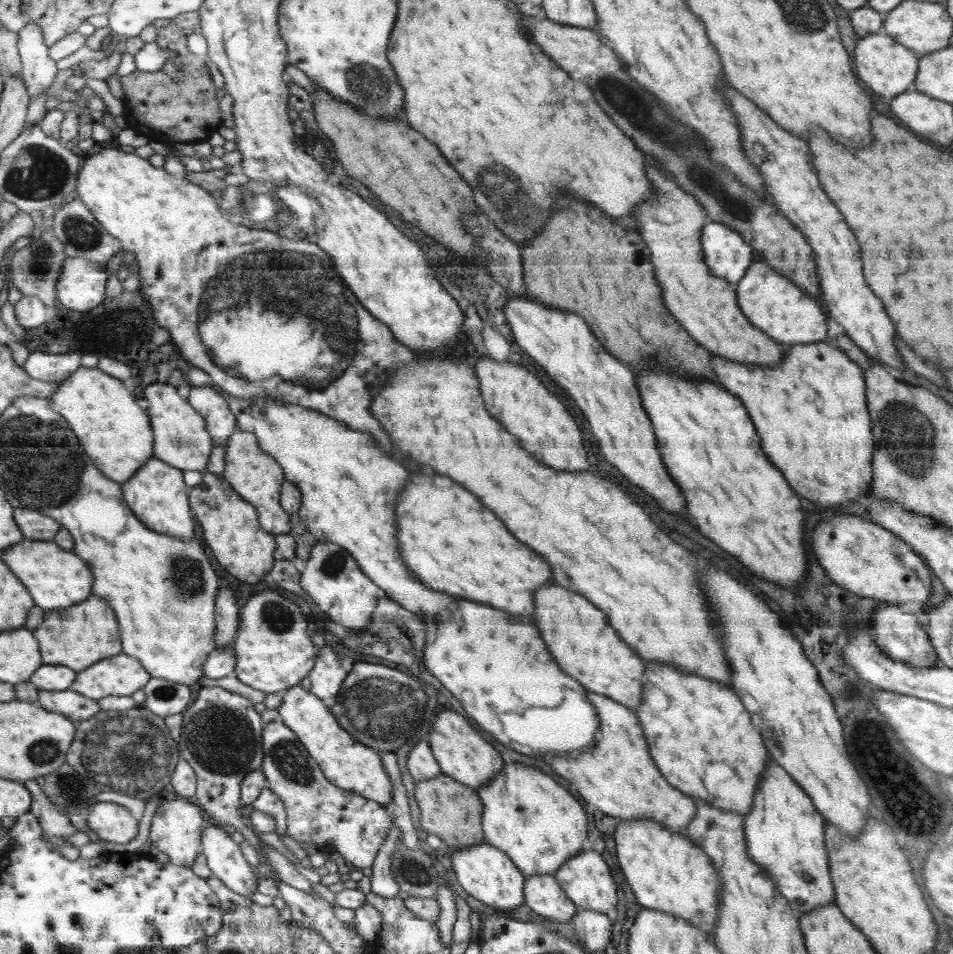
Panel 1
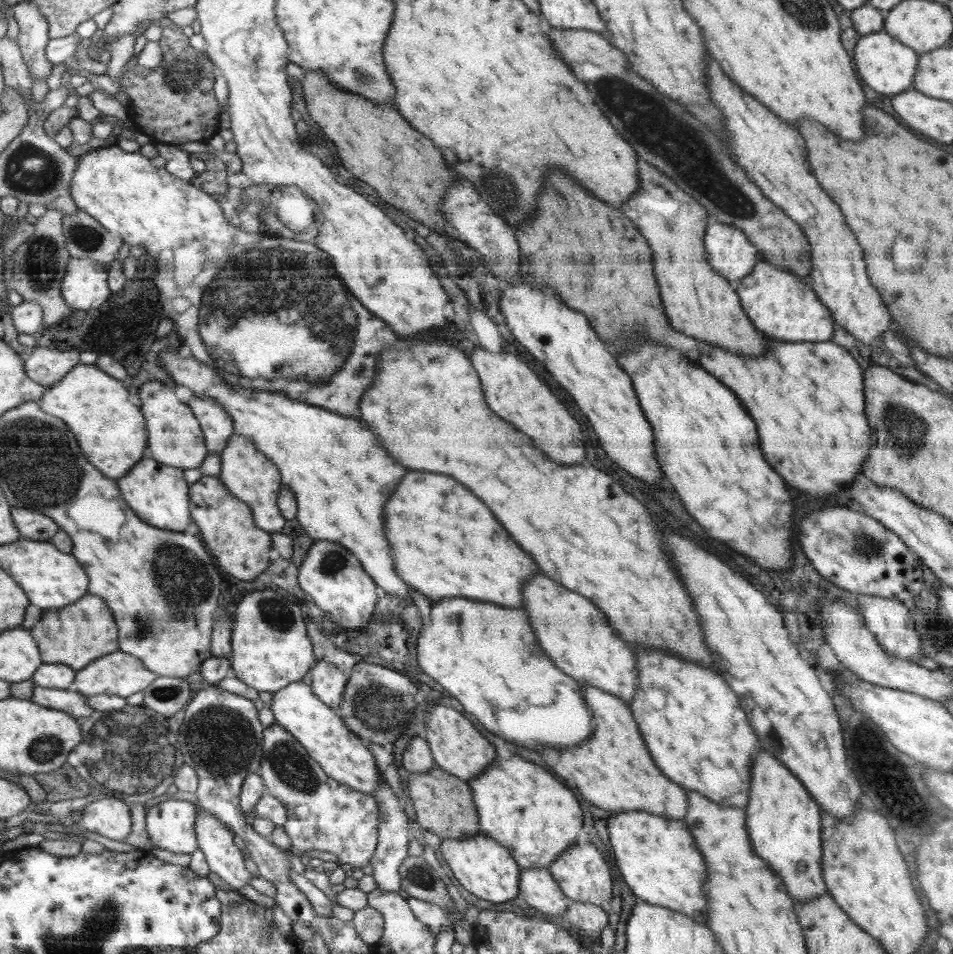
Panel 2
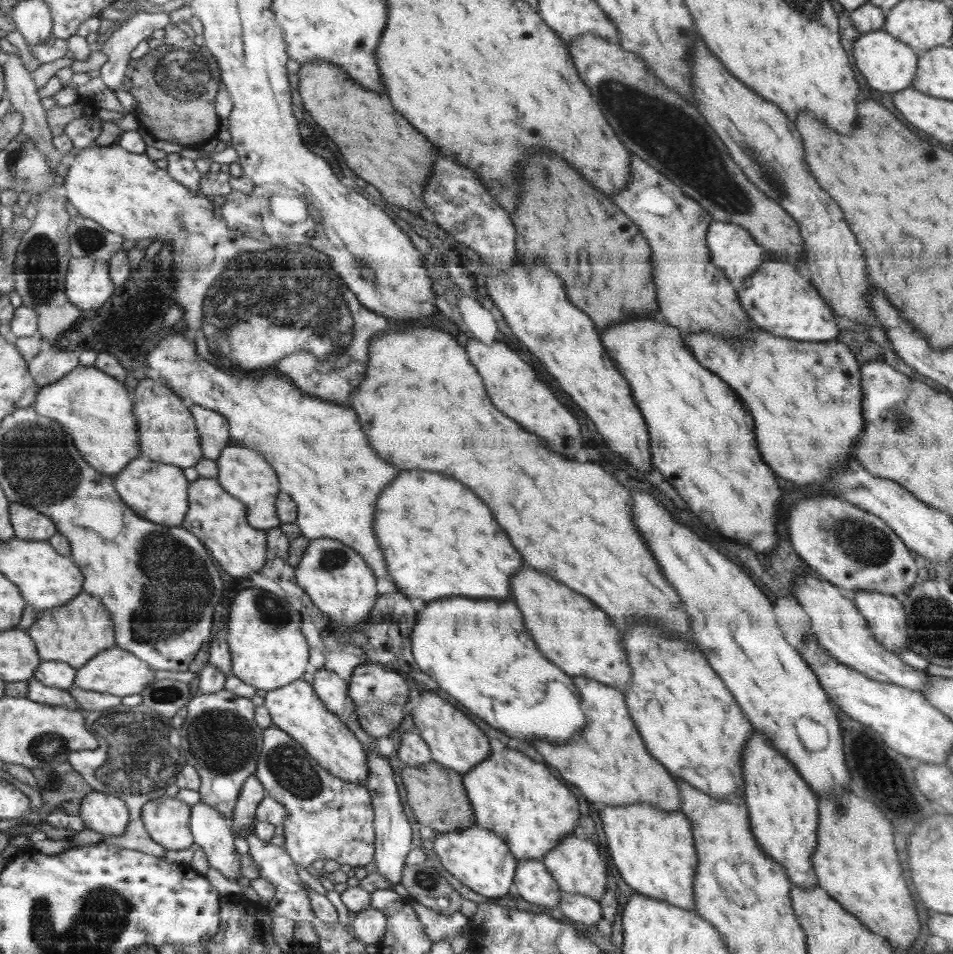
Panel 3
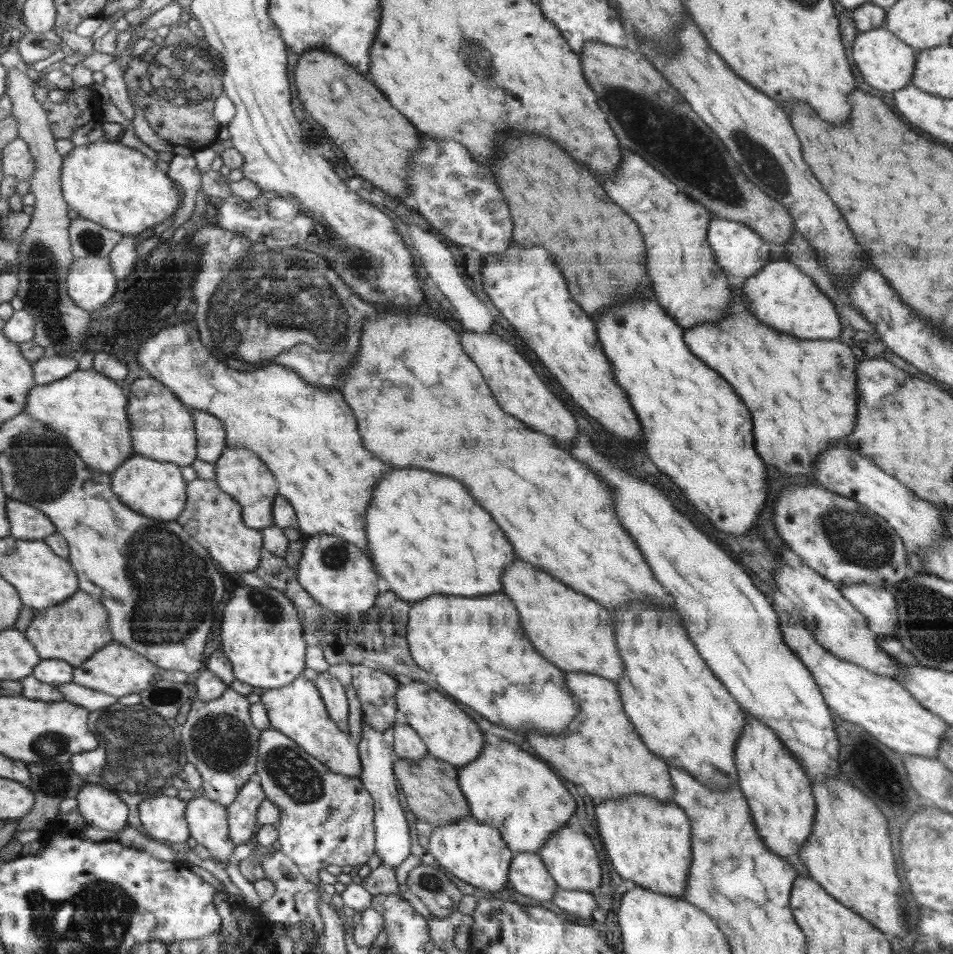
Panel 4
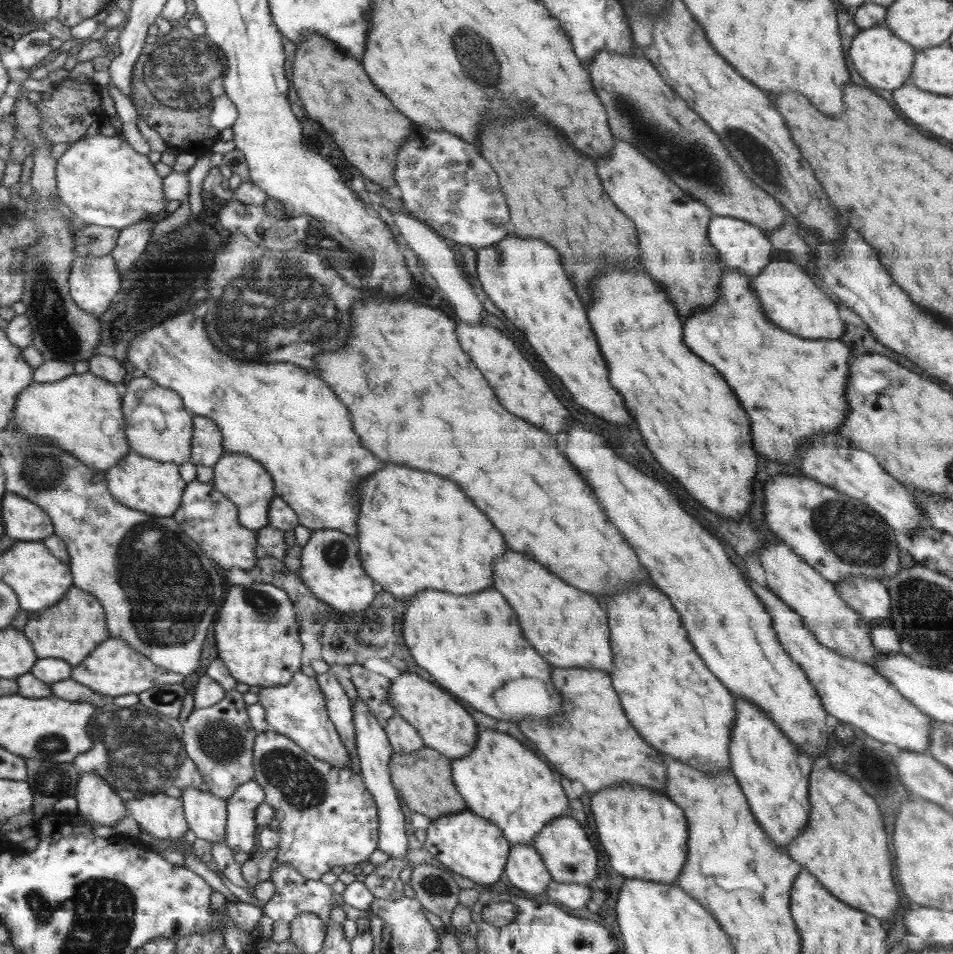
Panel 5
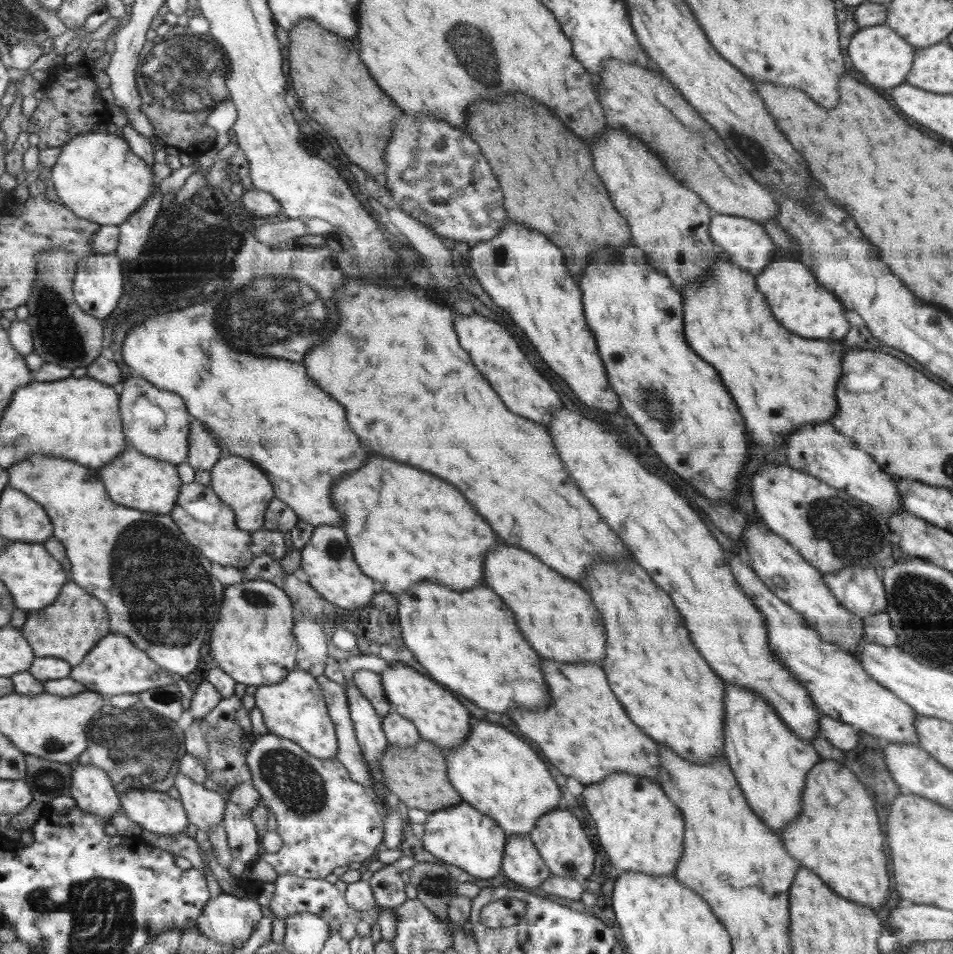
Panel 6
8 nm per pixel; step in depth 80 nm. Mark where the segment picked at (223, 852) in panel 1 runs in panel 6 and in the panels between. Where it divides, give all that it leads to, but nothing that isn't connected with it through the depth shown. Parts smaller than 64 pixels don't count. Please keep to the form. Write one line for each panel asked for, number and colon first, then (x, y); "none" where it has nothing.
2: (215, 840)
3: (212, 834)
4: (207, 820)
5: (207, 814)
6: (205, 808)

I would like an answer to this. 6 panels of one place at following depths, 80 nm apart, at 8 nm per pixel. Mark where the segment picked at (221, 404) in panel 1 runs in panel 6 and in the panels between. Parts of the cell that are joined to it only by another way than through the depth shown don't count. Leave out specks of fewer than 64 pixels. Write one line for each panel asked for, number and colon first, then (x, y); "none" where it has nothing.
2: (215, 421)
3: (213, 428)
4: (211, 432)
5: (207, 448)
6: (204, 453)

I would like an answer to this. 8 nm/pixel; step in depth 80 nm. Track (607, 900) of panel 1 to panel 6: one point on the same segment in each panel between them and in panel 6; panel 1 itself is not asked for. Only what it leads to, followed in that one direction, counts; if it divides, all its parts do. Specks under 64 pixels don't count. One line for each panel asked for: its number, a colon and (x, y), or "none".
2: (581, 872)
3: (575, 864)
4: (569, 856)
5: (565, 848)
6: (565, 848)

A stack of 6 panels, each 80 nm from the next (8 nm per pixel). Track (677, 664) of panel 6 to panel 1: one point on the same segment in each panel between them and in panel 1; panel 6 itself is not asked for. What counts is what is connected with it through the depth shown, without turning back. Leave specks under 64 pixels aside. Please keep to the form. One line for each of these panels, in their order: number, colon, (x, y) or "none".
1: (704, 740)
2: (691, 719)
3: (689, 720)
4: (685, 715)
5: (681, 708)

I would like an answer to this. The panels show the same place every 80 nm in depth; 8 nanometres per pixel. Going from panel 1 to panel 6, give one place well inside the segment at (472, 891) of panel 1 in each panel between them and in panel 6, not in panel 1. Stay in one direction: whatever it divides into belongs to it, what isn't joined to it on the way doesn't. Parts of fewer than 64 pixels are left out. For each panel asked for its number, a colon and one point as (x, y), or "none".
2: (485, 868)
3: (476, 856)
4: (475, 852)
5: (465, 843)
6: (461, 835)

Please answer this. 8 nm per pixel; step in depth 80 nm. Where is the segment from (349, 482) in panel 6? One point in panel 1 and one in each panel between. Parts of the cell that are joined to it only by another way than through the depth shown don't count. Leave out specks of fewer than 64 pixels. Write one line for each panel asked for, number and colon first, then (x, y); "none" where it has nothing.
1: (451, 542)
2: (450, 546)
3: (435, 533)
4: (429, 537)
5: (417, 531)

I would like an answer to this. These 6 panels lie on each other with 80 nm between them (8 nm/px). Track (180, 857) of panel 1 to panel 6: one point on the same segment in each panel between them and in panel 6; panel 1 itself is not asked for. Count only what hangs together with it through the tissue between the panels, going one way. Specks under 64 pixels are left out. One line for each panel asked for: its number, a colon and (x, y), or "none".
2: (170, 825)
3: (168, 821)
4: (163, 818)
5: (157, 814)
6: (158, 813)

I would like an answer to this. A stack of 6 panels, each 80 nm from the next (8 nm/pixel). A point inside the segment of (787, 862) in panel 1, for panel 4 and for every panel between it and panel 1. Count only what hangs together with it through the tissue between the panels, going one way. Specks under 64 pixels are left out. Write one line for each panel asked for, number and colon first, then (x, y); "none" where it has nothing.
2: (784, 823)
3: (783, 812)
4: (779, 795)

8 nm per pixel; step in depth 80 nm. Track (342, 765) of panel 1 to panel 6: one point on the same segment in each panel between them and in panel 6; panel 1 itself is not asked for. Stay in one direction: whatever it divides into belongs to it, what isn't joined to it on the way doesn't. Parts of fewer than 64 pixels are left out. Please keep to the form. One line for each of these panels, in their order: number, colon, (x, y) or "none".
2: (296, 707)
3: (296, 708)
4: (298, 710)
5: (298, 710)
6: (296, 708)

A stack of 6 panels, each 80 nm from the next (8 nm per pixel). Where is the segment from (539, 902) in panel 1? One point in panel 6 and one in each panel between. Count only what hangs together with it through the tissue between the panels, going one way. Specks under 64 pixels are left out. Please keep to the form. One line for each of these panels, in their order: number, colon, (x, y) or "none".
2: (539, 888)
3: (534, 882)
4: (528, 874)
5: (525, 869)
6: (522, 863)

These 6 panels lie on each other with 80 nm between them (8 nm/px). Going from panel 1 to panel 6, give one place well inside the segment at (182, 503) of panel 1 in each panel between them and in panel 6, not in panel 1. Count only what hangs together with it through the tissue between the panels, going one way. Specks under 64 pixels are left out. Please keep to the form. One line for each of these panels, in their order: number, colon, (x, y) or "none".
2: (159, 493)
3: (160, 491)
4: (156, 488)
5: (145, 484)
6: (138, 481)

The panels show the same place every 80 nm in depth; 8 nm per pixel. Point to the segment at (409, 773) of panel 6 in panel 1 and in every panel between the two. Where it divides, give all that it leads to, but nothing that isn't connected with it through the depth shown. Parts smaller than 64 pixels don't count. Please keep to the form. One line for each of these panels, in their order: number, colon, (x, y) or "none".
1: (452, 811)
2: (444, 805)
3: (437, 795)
4: (431, 785)
5: (423, 779)

